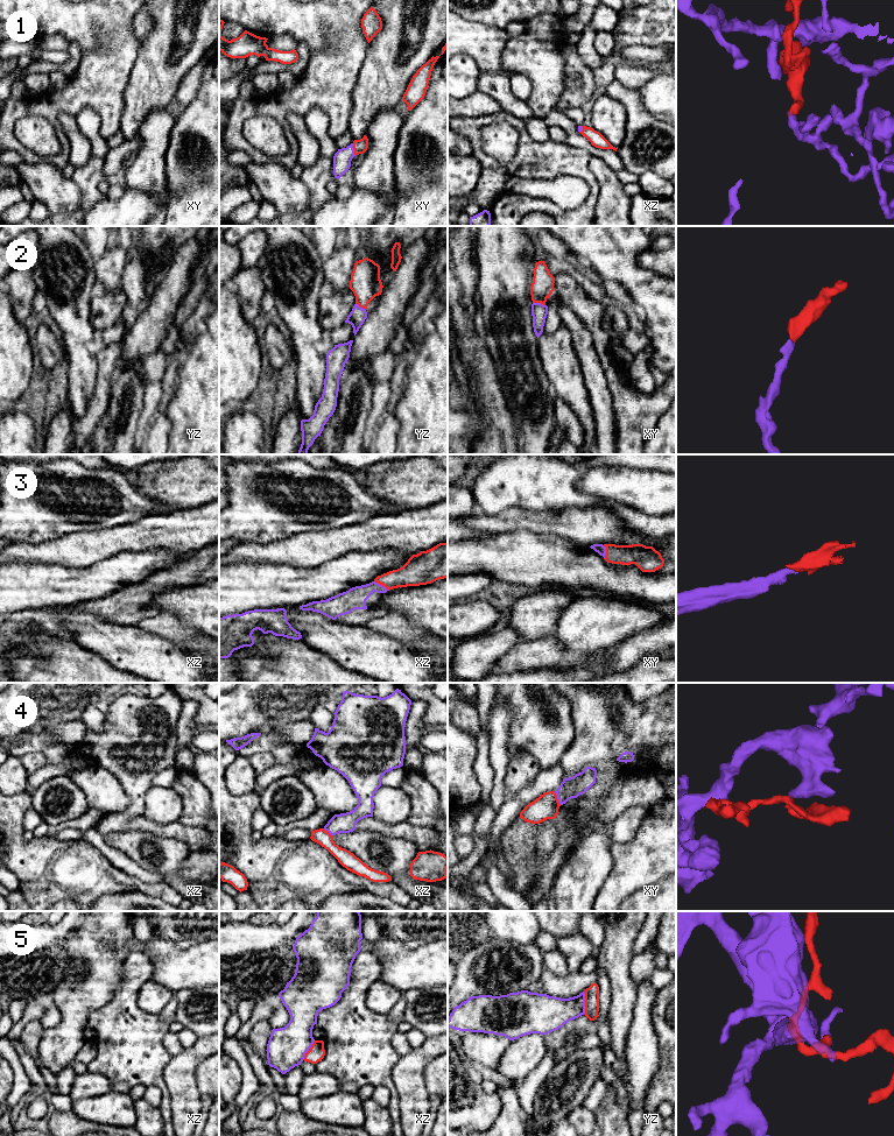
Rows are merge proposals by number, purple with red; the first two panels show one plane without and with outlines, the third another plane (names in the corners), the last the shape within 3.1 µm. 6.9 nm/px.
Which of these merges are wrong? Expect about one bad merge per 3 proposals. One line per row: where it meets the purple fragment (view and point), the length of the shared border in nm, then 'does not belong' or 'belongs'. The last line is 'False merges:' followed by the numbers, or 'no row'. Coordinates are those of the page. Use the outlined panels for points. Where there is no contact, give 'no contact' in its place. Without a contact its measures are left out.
1: xy (353, 149) | 90 nm | belongs
2: xy (539, 303) | 90 nm | belongs
3: xz (381, 585) | 120 nm | belongs
4: xy (557, 798) | 110 nm | does not belong
5: yz (584, 1003) | 160 nm | does not belong
False merges: 4, 5

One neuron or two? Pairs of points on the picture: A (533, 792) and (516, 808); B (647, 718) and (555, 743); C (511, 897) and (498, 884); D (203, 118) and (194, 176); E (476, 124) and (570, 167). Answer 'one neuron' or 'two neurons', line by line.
A: one neuron
B: two neurons
C: one neuron
D: one neuron
E: one neuron

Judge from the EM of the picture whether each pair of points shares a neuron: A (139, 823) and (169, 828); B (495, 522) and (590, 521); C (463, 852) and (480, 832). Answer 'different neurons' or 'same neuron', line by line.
A: same neuron
B: same neuron
C: different neurons

